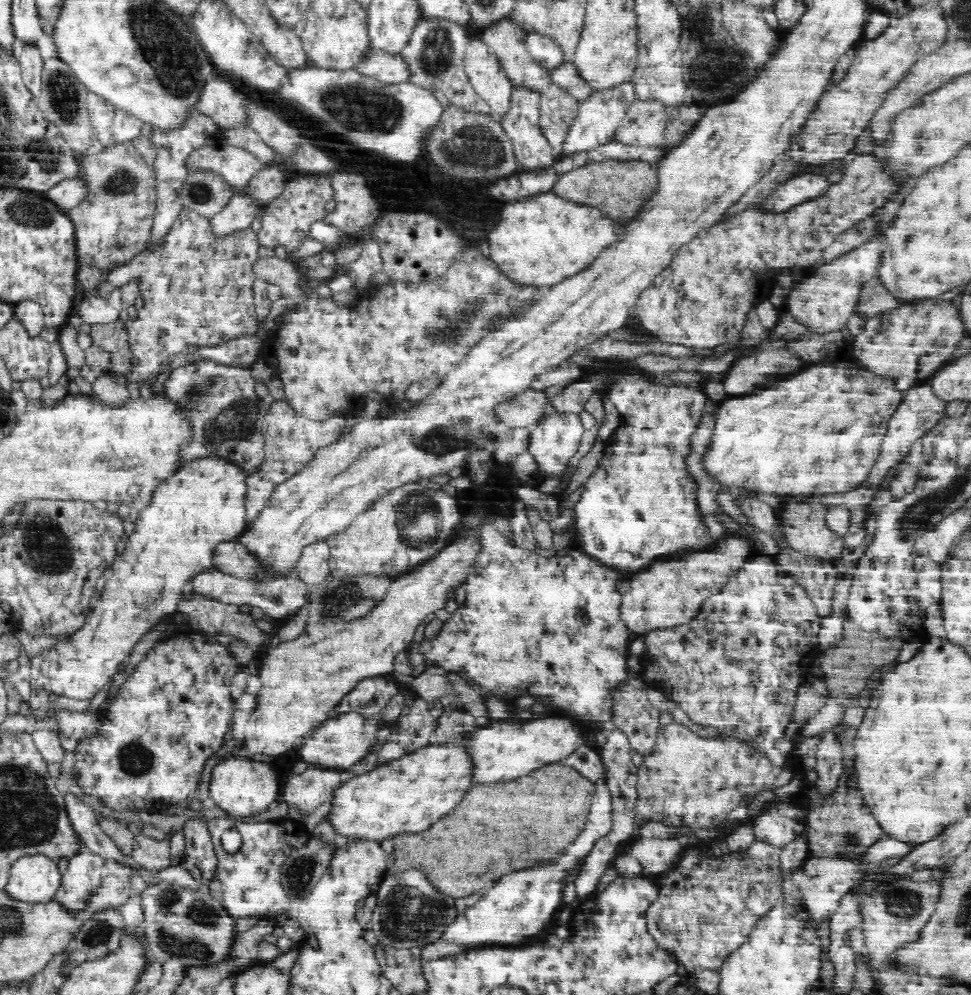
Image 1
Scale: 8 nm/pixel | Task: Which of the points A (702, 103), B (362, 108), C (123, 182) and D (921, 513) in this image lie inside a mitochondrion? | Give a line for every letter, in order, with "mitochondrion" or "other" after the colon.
A: other
B: mitochondrion
C: mitochondrion
D: mitochondrion

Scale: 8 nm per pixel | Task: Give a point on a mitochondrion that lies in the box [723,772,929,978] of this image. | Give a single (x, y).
(904, 902)

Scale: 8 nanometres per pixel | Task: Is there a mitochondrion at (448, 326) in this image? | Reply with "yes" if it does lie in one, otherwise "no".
yes

